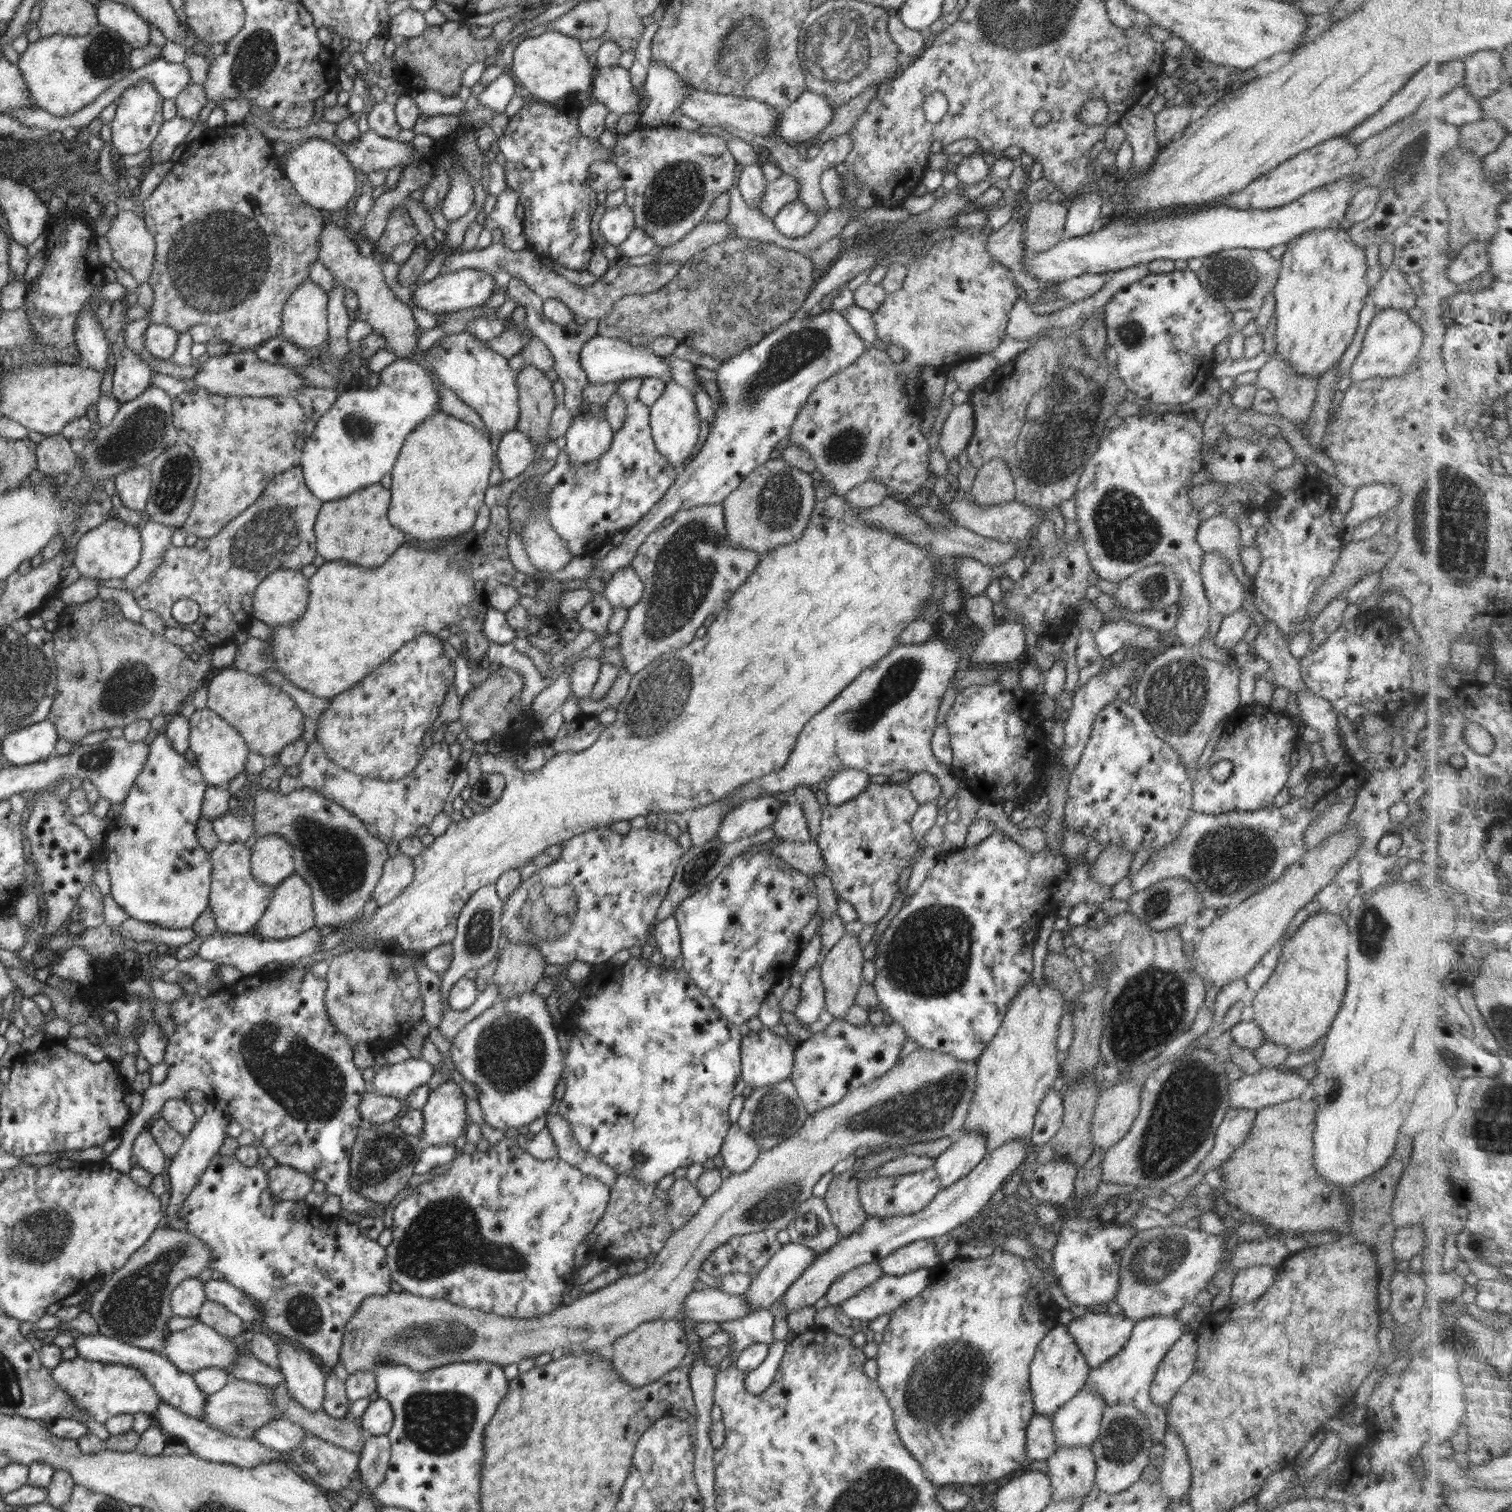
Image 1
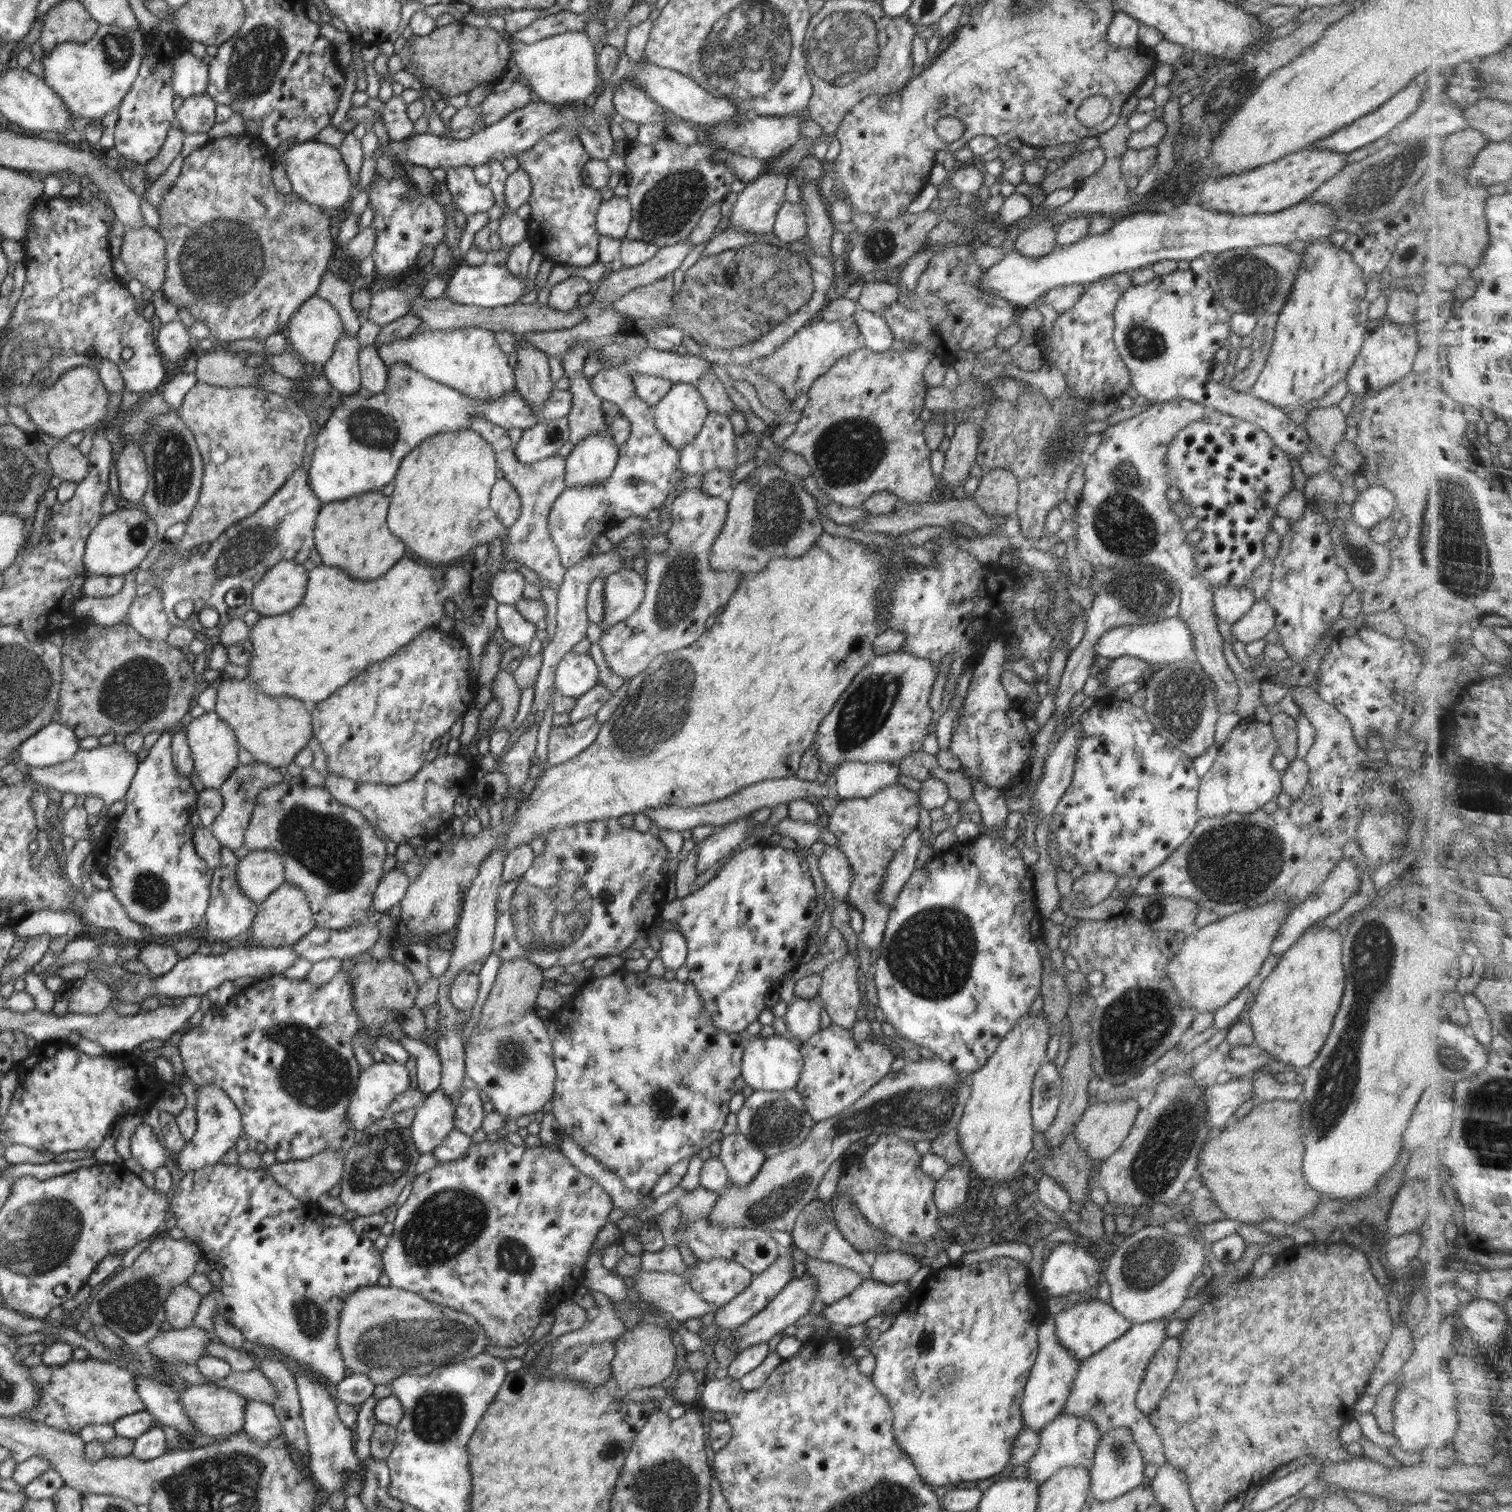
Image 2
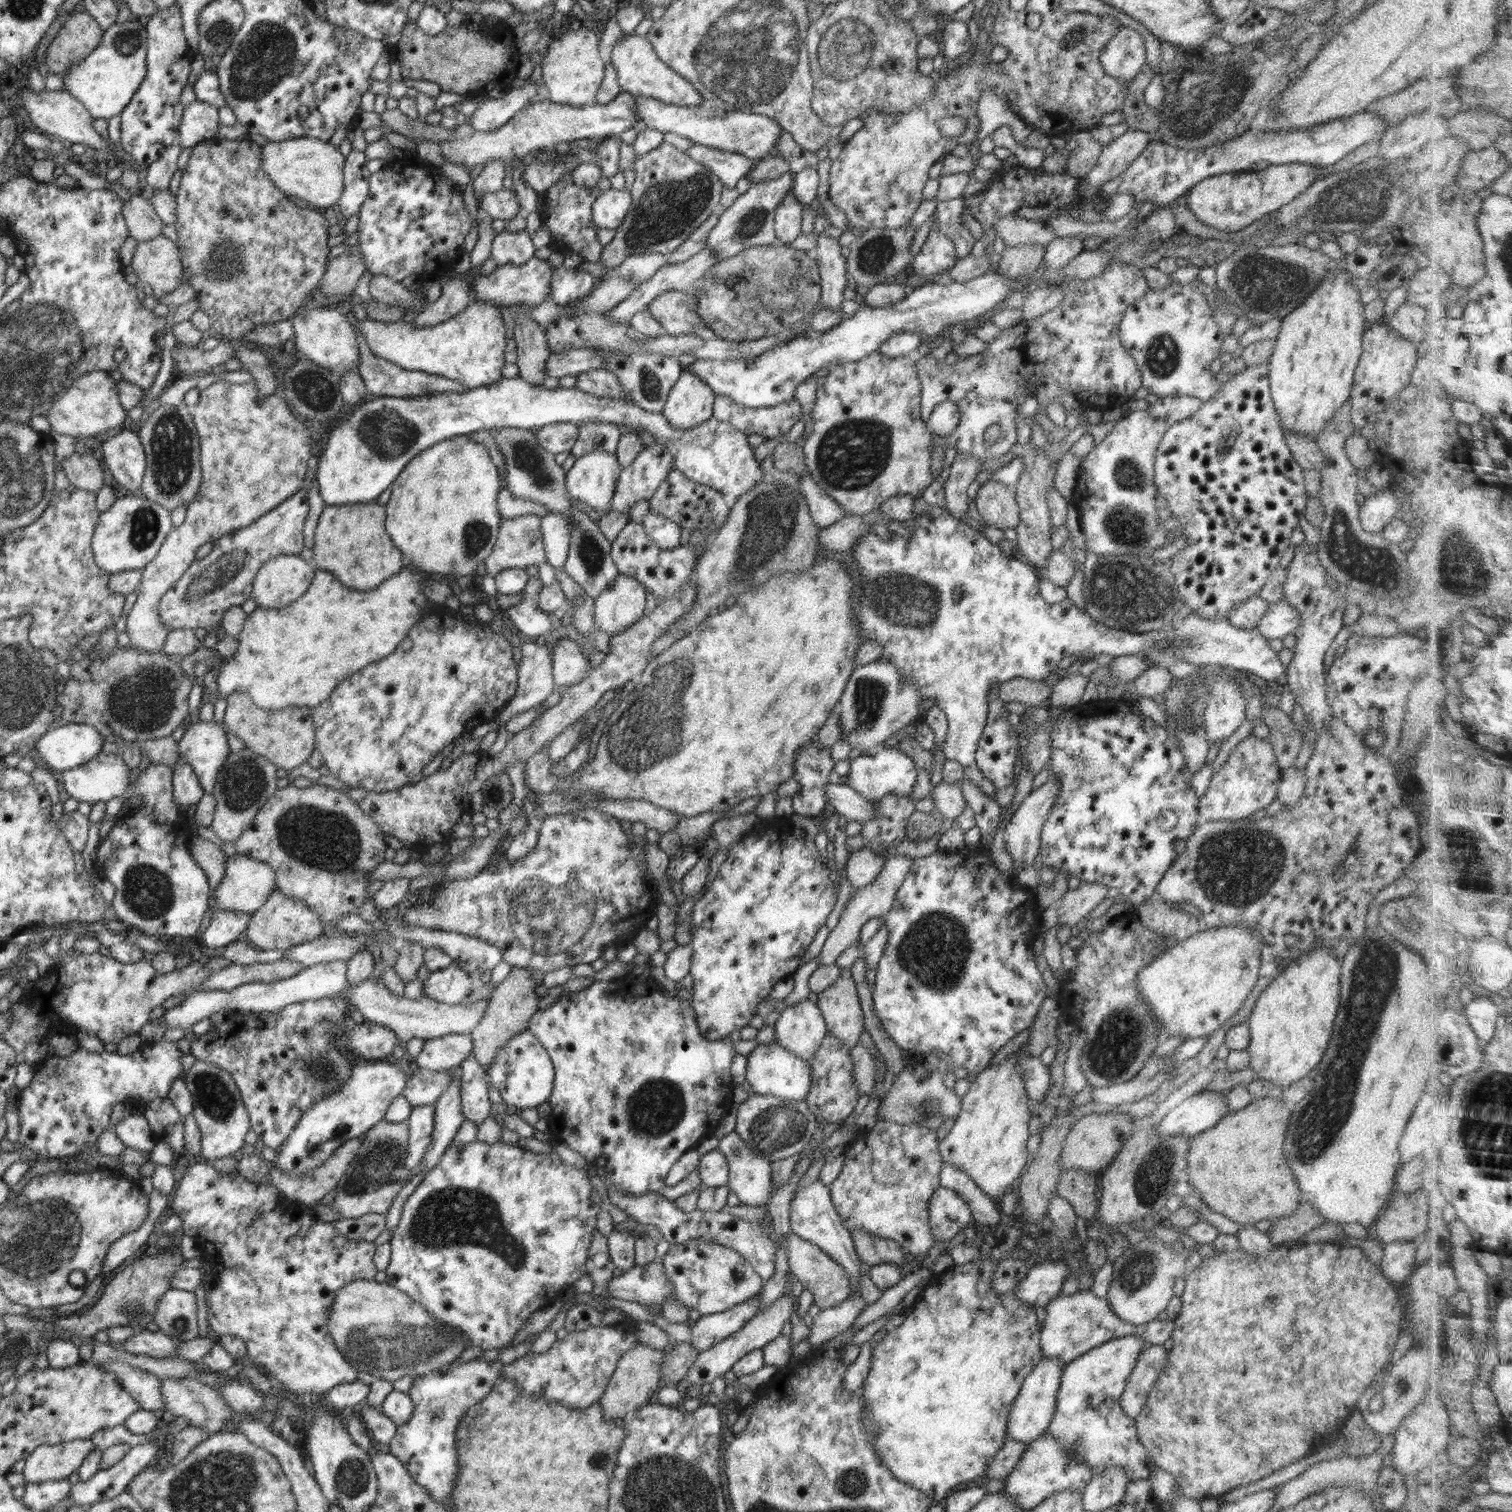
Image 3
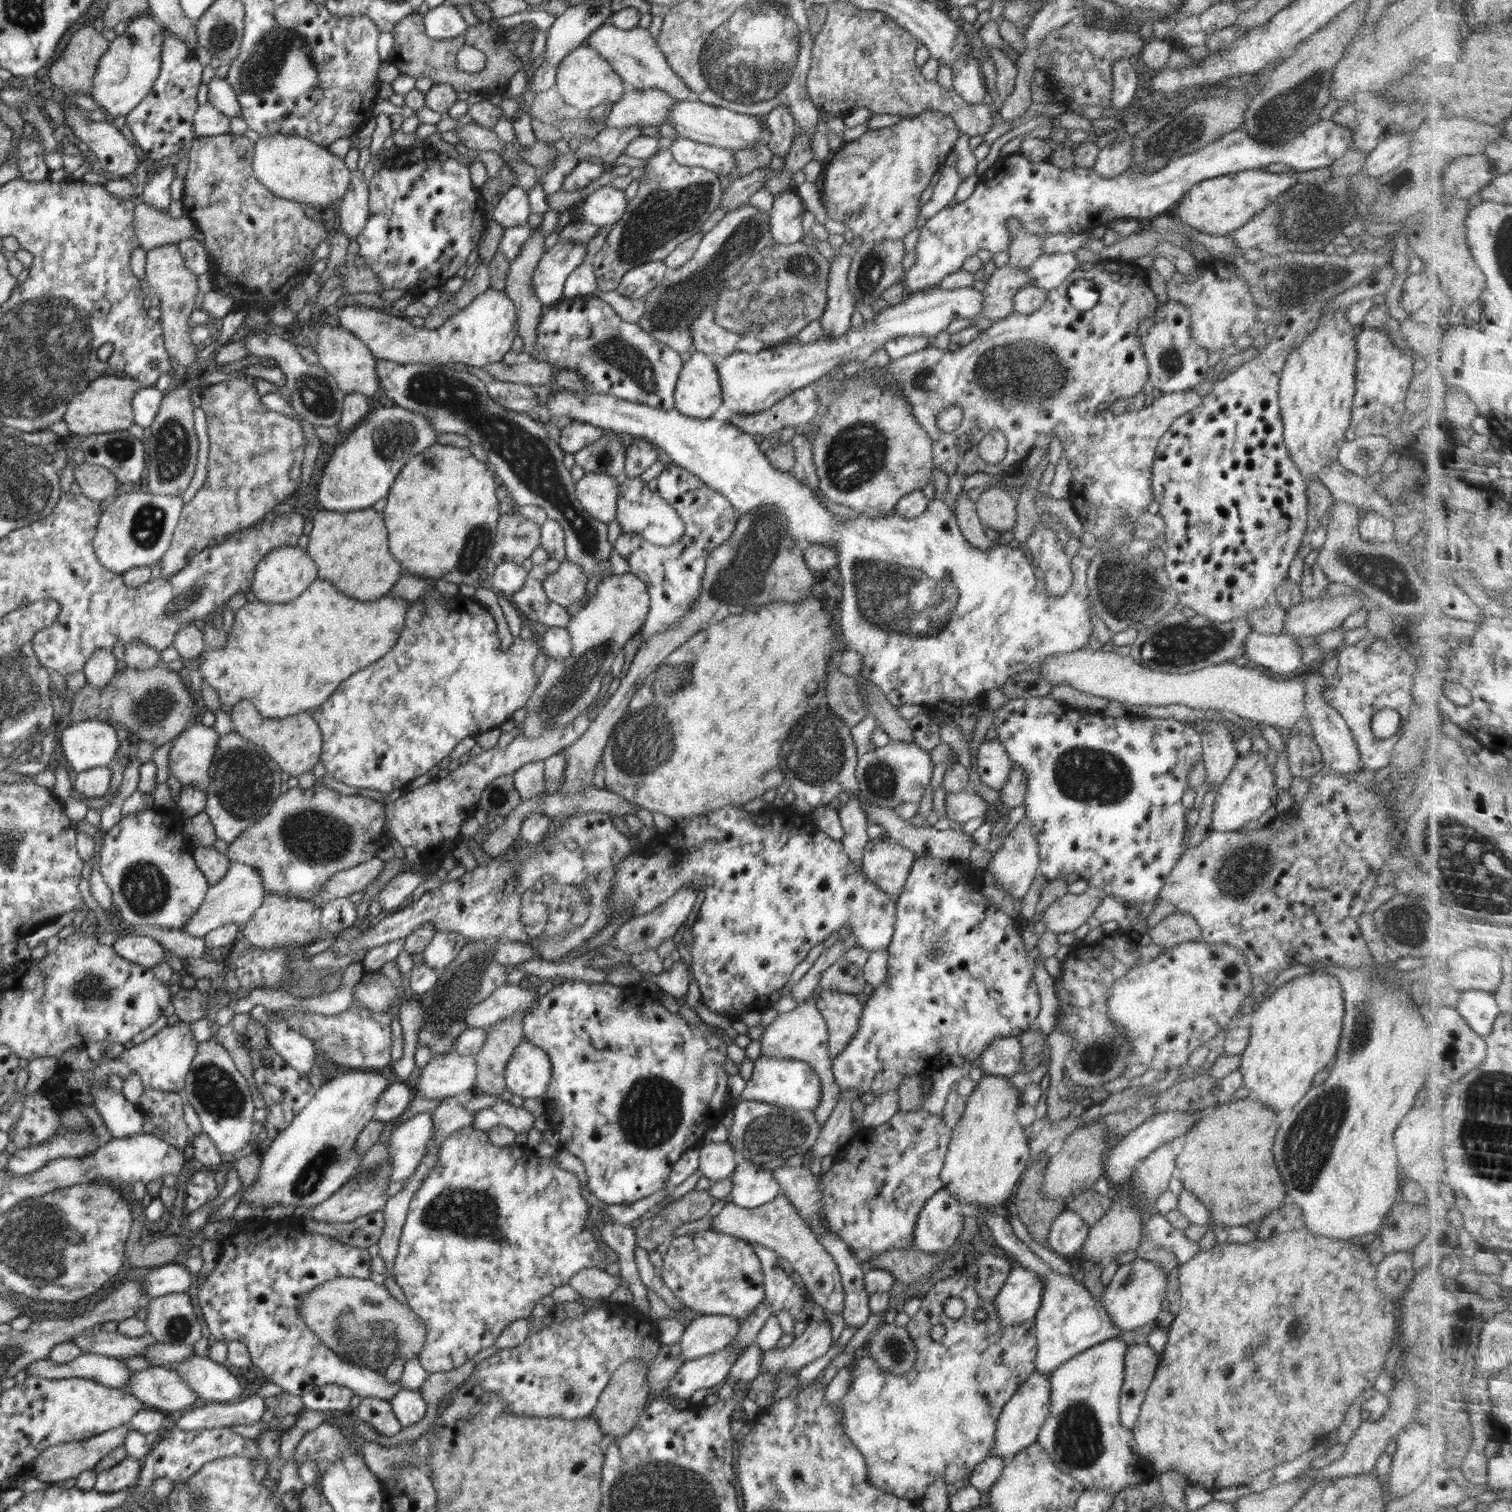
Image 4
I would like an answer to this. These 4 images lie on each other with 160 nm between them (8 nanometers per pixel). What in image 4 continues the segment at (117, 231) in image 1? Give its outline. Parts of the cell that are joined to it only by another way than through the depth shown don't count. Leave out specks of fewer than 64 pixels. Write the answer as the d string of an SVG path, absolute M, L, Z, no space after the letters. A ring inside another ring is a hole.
M166 244L146 251L145 280L150 285L152 294L160 298L159 307L162 311L160 324L166 352L178 360L180 366L185 366L195 372L198 363L196 345L191 341L190 331L192 312L198 308L200 293L198 293L197 274L186 268L178 244Z

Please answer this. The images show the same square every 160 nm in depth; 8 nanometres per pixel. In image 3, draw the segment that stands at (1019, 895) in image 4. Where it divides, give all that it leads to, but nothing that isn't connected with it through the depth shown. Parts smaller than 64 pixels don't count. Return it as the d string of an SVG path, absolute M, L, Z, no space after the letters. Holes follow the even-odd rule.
M1050 772L1048 779L1036 790L1031 790L1029 796L1019 804L1018 809L1012 815L1010 823L1006 825L1004 838L1006 840L1006 850L1014 858L1014 866L1017 869L1026 868L1034 864L1034 858L1040 852L1041 832L1043 824L1046 822L1050 814L1052 805L1054 805L1054 797L1058 795L1059 782L1055 774Z

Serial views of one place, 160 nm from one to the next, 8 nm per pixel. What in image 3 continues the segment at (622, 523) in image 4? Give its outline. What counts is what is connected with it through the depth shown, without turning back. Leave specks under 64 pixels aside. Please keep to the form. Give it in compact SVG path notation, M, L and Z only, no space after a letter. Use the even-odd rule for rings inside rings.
M648 512L641 524L646 535L660 550L674 550L683 541L684 530L680 524L668 521L666 517L662 517L660 514Z

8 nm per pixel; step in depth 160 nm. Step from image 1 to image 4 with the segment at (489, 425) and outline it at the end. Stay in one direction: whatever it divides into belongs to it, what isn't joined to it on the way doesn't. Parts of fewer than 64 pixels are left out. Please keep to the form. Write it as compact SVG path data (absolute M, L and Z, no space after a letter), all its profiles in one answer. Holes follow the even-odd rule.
M488 287L482 294L479 294L466 308L455 313L447 319L442 326L434 330L426 327L413 326L409 320L397 316L396 312L374 310L369 307L357 305L348 301L340 303L336 317L331 319L344 330L356 335L370 349L370 352L377 359L387 359L398 364L434 364L447 365L448 362L460 362L466 366L476 366L476 368L487 368L489 364L502 362L503 356L512 348L512 341L519 335L517 329L516 307L510 297L505 293L505 289L494 290Z

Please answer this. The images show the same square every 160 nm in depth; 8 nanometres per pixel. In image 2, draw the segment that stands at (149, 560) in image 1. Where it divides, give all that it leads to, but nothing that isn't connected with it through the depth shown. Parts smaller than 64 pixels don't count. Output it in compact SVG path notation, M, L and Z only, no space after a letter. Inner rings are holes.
M131 573L124 575L124 586L118 594L104 598L82 597L73 606L72 617L90 617L92 622L103 627L122 623L129 614L130 605L139 594Z

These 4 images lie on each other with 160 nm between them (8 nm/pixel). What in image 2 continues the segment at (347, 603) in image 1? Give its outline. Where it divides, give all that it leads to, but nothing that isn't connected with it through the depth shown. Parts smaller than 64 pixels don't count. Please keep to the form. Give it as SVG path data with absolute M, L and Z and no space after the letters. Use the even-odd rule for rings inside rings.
M494 538L487 545L490 556L484 564L476 563L474 554L468 554L462 558L462 564L456 561L434 568L425 562L420 561L418 564L407 555L378 580L354 580L340 568L328 568L324 564L316 566L308 572L306 595L294 610L280 616L261 615L252 627L252 657L249 666L246 666L250 676L245 679L252 681L259 691L273 697L295 698L309 706L321 703L372 663L393 656L402 646L412 642L422 630L437 627L448 600L454 601L463 616L481 613L487 597L480 586L482 575L490 571L495 576L499 571L510 568L507 560L504 560L501 539Z

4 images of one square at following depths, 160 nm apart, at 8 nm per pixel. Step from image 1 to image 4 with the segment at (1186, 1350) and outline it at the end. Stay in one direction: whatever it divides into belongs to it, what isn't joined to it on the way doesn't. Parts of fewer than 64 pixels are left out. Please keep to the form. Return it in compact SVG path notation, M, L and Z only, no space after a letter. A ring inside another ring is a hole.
M1129 1341L1125 1354L1125 1377L1119 1396L1119 1419L1128 1430L1132 1430L1138 1420L1158 1363L1159 1355L1147 1344L1138 1345Z

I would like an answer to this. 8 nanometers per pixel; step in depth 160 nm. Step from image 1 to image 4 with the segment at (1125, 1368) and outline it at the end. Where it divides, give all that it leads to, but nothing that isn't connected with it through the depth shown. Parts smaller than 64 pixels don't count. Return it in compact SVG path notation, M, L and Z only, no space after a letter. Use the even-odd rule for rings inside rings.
M1114 1338L1087 1348L1049 1374L1048 1416L1037 1443L1060 1472L1078 1480L1085 1489L1100 1489L1112 1496L1139 1485L1150 1464L1137 1452L1133 1432L1119 1419L1119 1396L1123 1387L1128 1339Z

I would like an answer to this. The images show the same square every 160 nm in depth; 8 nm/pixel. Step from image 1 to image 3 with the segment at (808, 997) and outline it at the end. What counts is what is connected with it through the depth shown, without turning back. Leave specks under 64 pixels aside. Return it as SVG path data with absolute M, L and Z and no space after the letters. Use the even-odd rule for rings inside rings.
M809 999L780 1012L774 1032L774 1041L807 1062L814 1060L820 1043L829 1033L821 1011Z

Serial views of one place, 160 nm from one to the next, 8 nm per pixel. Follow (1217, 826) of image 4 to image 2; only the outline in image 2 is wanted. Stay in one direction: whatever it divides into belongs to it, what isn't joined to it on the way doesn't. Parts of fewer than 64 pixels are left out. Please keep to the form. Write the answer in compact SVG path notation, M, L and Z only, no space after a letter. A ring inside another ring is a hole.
M1254 717L1242 718L1219 747L1215 762L1199 779L1197 807L1200 816L1222 816L1231 812L1244 815L1274 802L1282 793L1282 777L1272 767L1276 752L1279 752L1279 746L1271 726Z

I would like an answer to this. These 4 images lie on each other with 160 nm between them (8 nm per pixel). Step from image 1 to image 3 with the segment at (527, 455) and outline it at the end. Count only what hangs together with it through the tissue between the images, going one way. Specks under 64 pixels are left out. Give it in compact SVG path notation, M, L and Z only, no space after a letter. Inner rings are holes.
M571 422L552 423L540 427L535 434L537 443L546 451L555 455L571 452L579 435L577 425Z

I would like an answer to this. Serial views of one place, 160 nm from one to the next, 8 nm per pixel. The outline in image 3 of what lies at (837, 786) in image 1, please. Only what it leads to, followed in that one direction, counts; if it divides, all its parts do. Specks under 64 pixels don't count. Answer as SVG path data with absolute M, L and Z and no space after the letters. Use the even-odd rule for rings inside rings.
M879 747L872 754L864 754L851 760L847 786L850 786L856 793L870 801L879 801L886 796L912 796L913 786L916 784L916 765L914 761L905 753L894 747Z

